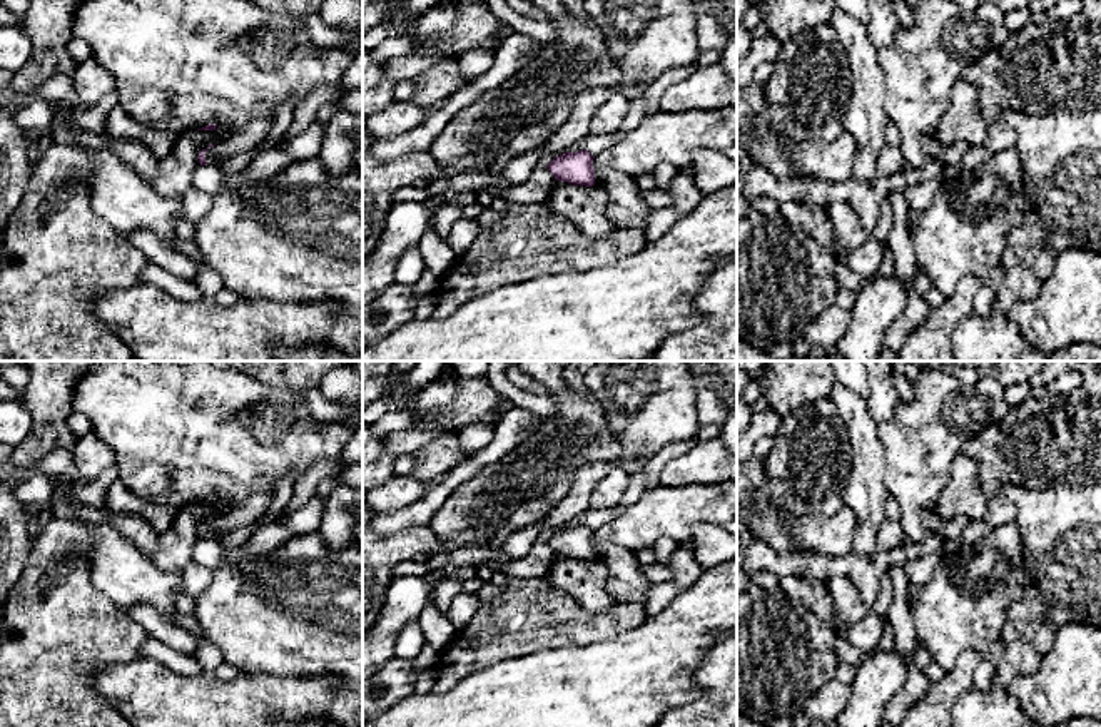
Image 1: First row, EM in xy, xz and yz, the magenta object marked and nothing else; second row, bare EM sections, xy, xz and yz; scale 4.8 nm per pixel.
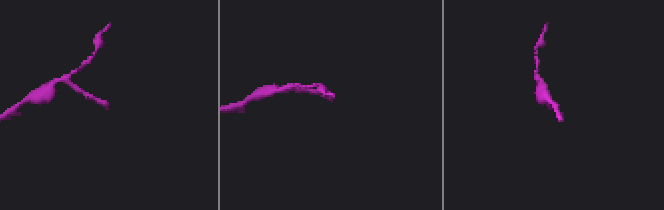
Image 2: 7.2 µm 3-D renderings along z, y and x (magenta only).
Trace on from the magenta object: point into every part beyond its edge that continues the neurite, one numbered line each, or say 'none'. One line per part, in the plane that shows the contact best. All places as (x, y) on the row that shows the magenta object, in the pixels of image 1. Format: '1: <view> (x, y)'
1: xy (254, 134)

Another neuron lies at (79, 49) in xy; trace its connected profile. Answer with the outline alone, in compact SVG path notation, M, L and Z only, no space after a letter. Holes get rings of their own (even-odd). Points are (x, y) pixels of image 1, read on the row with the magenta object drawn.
M74 37L68 42L67 48L68 48L68 53L70 53L75 65L80 65L82 62L85 62L92 57L90 45L85 40L77 38L77 37Z

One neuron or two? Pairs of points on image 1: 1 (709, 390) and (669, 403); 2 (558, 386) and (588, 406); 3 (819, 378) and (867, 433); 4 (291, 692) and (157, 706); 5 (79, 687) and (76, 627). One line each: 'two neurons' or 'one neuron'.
1: two neurons
2: one neuron
3: two neurons
4: one neuron
5: one neuron

